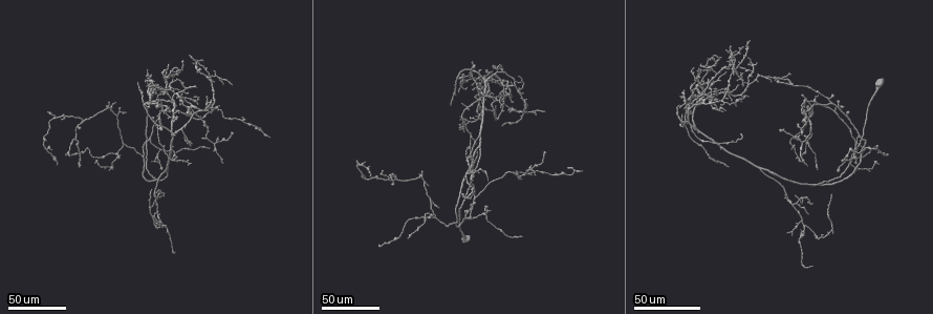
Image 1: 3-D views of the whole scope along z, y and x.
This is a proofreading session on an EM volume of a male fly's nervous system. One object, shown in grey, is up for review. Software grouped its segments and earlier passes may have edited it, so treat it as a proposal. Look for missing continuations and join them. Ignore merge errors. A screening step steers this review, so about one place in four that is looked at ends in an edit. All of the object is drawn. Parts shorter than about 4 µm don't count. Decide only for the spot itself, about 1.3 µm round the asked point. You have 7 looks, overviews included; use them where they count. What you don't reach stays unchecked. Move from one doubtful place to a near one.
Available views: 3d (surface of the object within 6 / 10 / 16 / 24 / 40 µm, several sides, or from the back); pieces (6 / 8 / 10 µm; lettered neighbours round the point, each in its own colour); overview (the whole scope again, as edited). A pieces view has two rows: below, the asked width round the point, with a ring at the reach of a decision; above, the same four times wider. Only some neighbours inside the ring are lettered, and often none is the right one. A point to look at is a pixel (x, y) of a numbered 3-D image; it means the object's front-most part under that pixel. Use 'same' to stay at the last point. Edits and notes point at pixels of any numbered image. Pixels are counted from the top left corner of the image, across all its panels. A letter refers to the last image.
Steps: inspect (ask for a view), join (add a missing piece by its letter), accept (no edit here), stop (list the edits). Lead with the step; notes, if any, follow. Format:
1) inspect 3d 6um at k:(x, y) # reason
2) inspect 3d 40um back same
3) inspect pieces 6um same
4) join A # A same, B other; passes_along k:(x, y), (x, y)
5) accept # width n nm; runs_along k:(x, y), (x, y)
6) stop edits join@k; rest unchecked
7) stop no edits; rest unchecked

inspect 3d 24um at 1:(727, 71) # end of a long branch

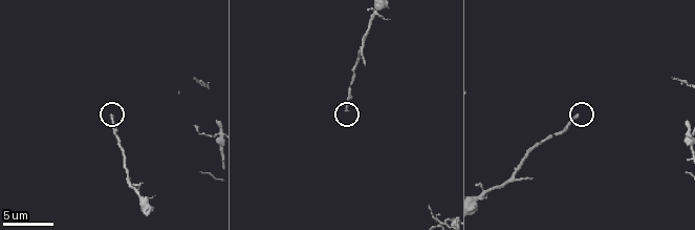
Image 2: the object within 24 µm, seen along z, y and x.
inspect 3d 6um at 2:(344, 110)

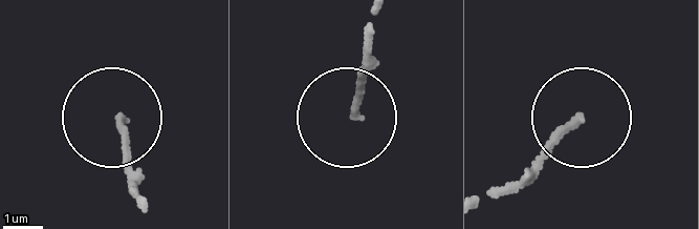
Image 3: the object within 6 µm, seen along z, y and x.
inspect pieces 8um at 3:(117, 121) # see the neighbours

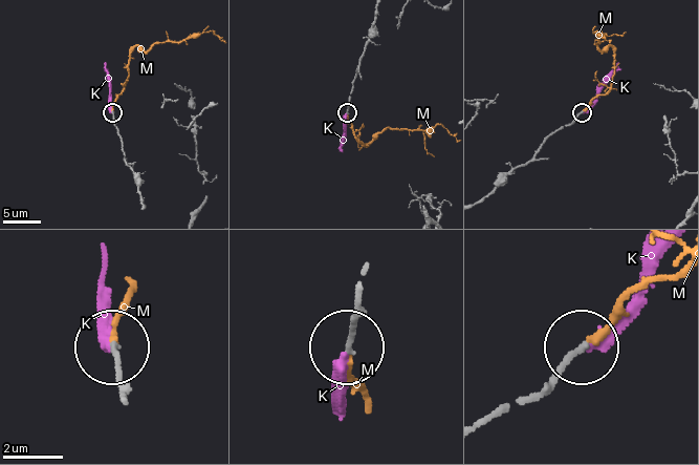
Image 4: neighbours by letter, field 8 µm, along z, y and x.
join M # width 180 nm; K other, M same; passes_along 4:(366, 274), (346, 357), (364, 400); the neuron continues

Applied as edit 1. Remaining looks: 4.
inspect 3d 24um at 1:(176, 76)

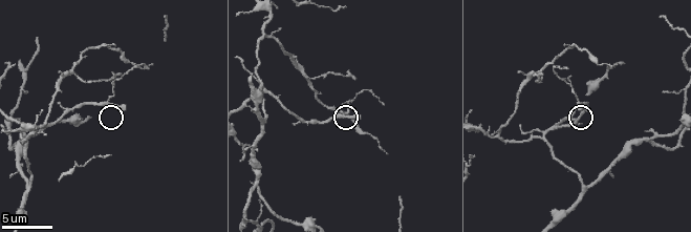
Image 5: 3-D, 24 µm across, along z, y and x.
inspect pieces 10um at 5:(358, 115)

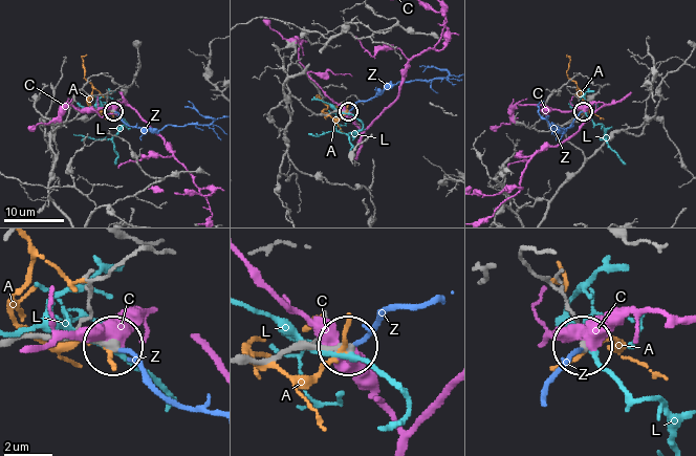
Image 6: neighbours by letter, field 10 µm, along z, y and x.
join Z # A other, C other, L other, Z same; passes_along 6:(287, 353), (346, 346), (393, 307), (417, 306); the neuron continues

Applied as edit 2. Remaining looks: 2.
inspect overview # see it whole again

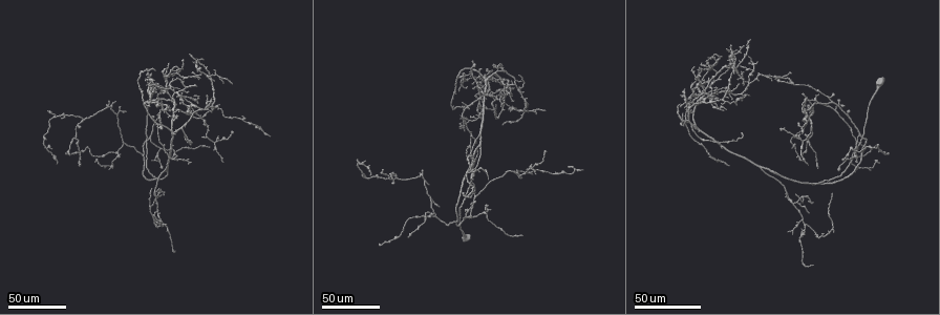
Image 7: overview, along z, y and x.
inspect pieces 10um at 5:(18, 63) # free end

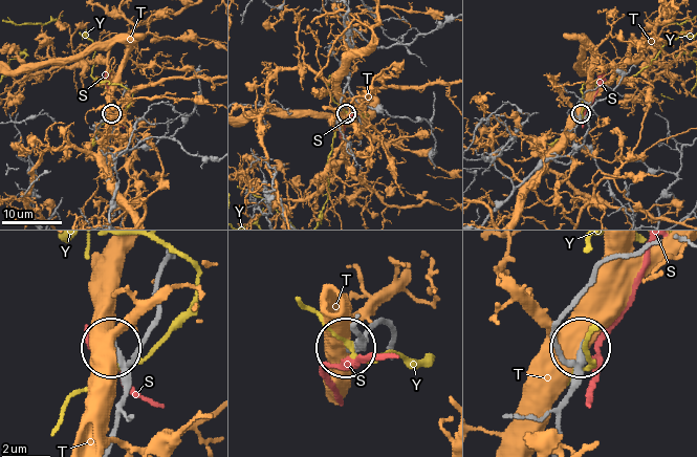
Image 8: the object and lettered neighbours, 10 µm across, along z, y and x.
accept # S other, T other, Y other; no lettered piece goes on from it

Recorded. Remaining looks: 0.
stop edits join@4, join@6; rest unchecked

